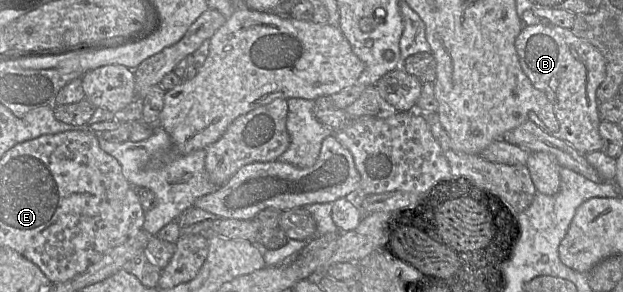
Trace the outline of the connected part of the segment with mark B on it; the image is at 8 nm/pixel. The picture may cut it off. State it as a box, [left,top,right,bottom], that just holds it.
[515,23,605,153]

